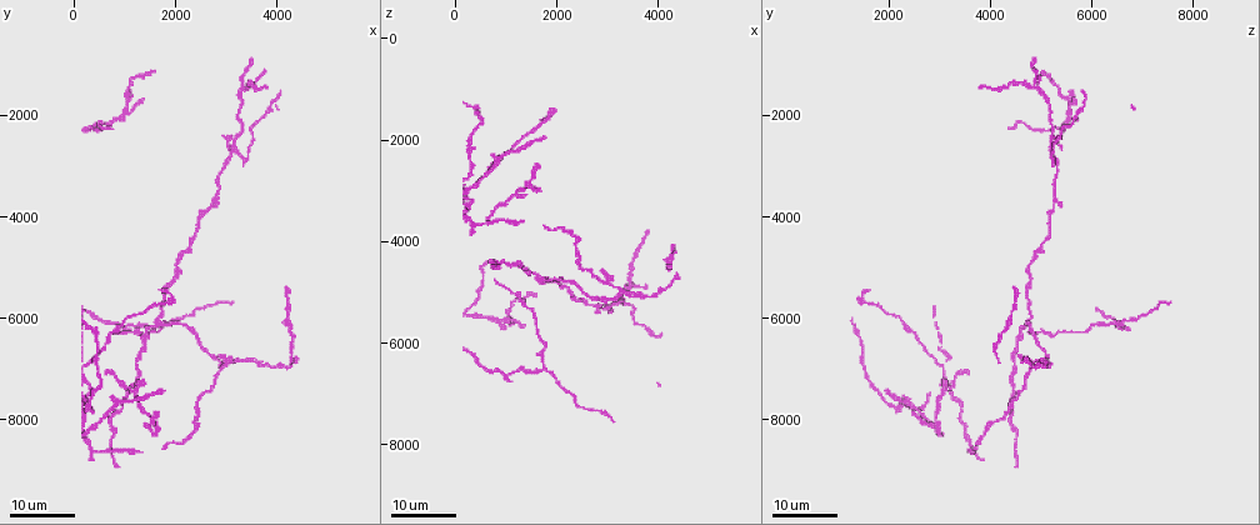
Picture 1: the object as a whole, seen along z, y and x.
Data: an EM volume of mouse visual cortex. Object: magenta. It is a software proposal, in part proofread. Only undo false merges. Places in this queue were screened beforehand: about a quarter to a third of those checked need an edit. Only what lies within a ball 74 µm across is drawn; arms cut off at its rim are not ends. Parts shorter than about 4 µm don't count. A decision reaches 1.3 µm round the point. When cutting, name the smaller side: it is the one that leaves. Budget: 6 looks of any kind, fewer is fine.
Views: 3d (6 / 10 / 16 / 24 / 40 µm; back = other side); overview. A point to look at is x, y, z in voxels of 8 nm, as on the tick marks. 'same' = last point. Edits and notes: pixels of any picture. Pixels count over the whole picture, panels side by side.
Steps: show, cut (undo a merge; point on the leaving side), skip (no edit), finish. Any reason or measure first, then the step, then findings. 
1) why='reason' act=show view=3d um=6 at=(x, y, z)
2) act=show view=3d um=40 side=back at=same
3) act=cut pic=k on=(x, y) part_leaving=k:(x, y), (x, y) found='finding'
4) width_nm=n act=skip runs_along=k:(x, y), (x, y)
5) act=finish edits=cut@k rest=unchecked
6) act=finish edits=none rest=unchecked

why='three-way junction' act=show view=3d um=24 at=(1650, 6050, 4750)

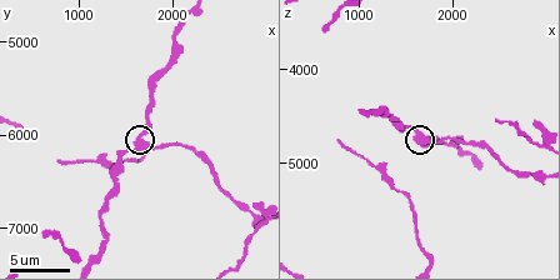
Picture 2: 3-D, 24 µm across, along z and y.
act=show view=3d um=10 at=(1650, 6050, 4800)

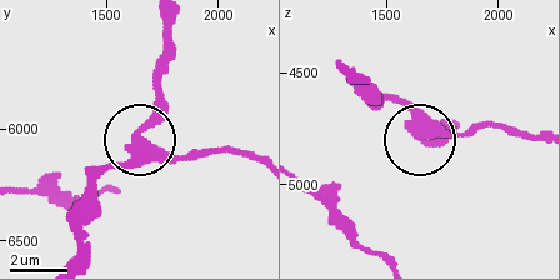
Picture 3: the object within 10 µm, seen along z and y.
act=show view=3d um=10 side=back at=(1640, 6060, 4750)

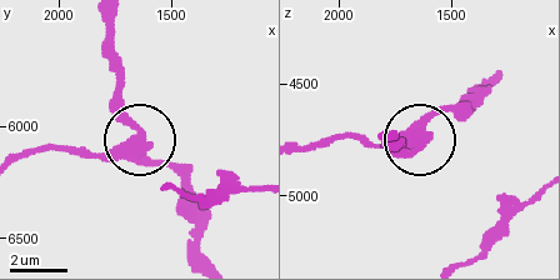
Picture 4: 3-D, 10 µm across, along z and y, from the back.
side_arm_um=36 act=skip runs_along=4:(25, 156), (119, 151), (138, 143), (180, 178) found='continuous, no second neuron'

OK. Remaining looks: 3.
why='two arms in line, one across' act=show view=3d um=16 at=(3350, 6800, 4950)

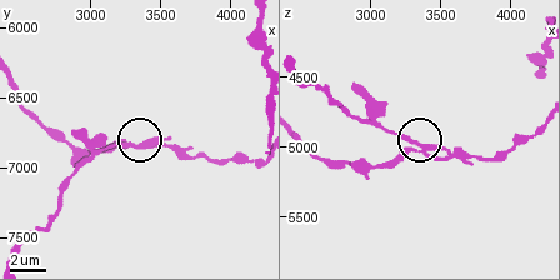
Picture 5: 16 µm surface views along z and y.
act=show view=3d um=10 at=(3280, 6820, 4980)

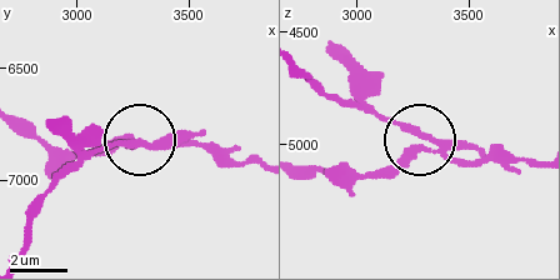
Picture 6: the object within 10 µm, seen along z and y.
arms=3 act=skip runs_along=6:(303, 164), (381, 171), (418, 145), (460, 143), (508, 169) found='continuous, no second neuron'

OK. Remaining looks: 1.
act=finish edits=none rest=unchecked

